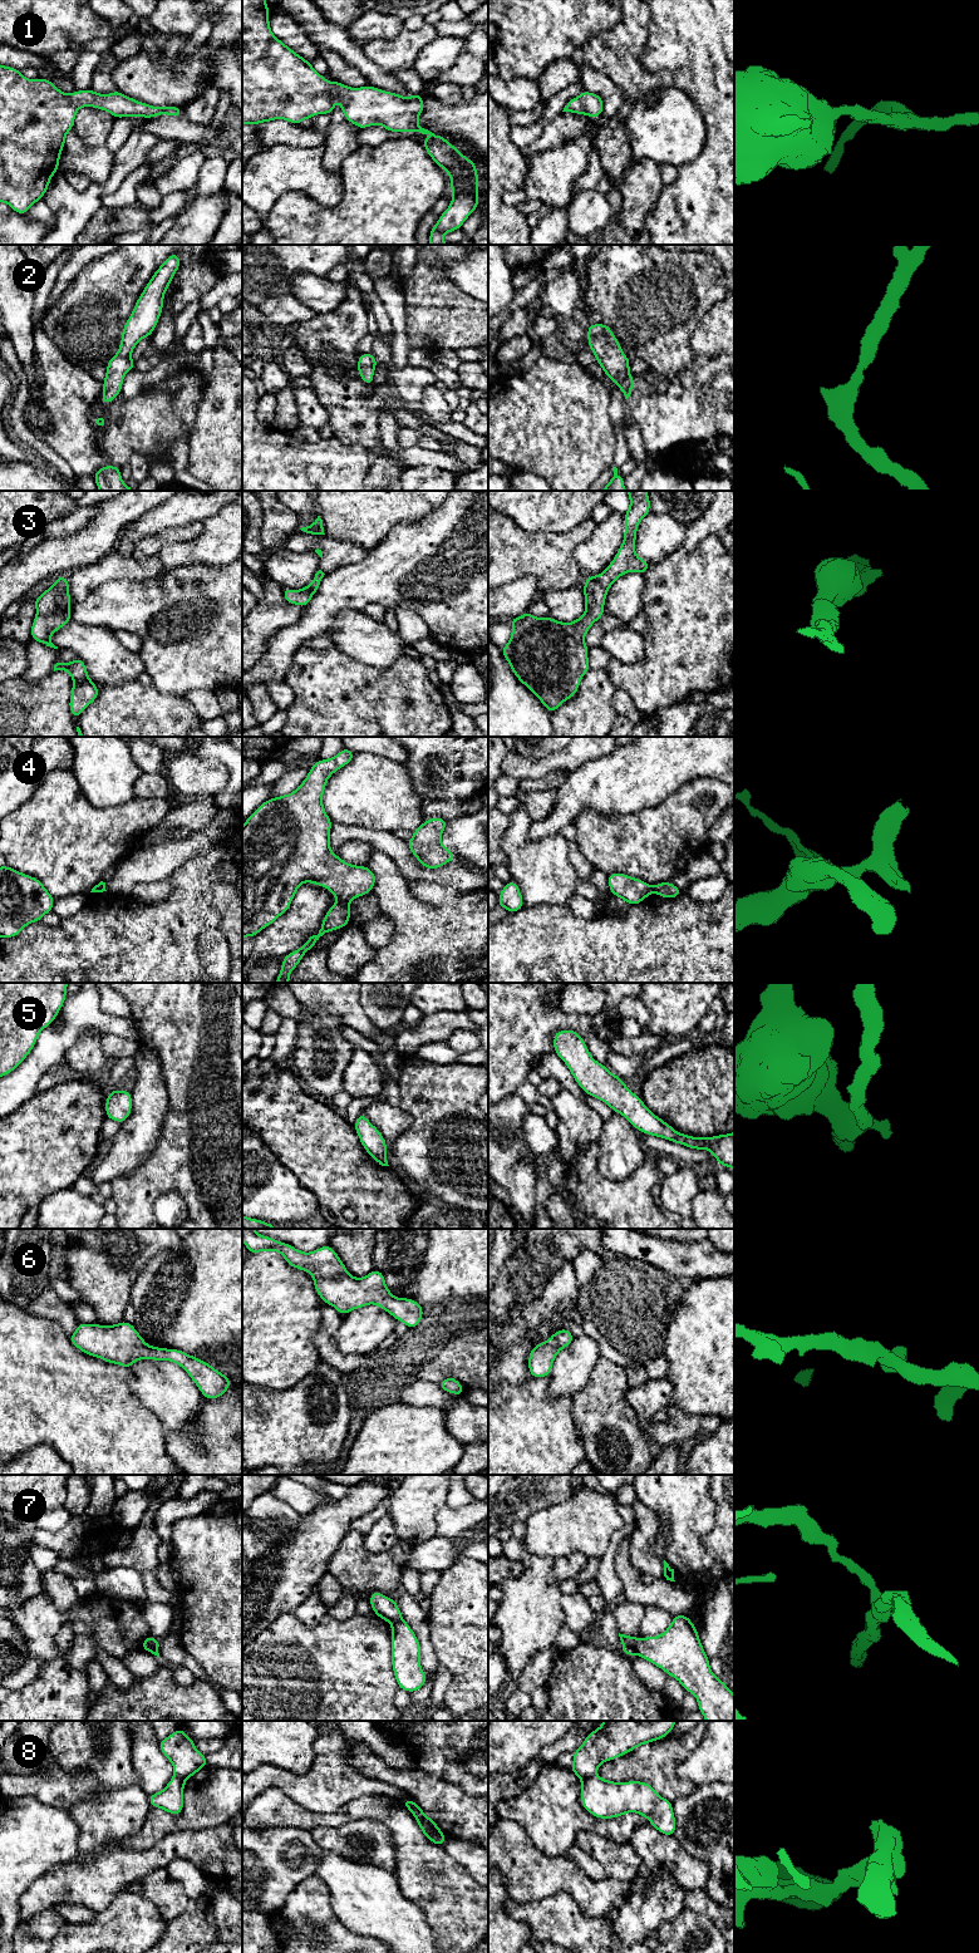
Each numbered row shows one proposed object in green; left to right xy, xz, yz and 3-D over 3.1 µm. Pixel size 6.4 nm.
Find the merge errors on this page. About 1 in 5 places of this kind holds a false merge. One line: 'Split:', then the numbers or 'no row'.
Split: 4, 7, 8

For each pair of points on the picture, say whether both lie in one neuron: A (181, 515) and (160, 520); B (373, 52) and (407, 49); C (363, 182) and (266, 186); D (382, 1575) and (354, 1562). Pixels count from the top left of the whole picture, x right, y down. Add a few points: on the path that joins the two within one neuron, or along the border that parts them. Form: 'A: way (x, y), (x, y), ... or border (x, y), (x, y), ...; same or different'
A: way (176, 515), (165, 516); same
B: way (382, 52), (398, 52); same
C: border (340, 173), (342, 197), (333, 206), (323, 207); different
D: way (375, 1572), (360, 1568); same

